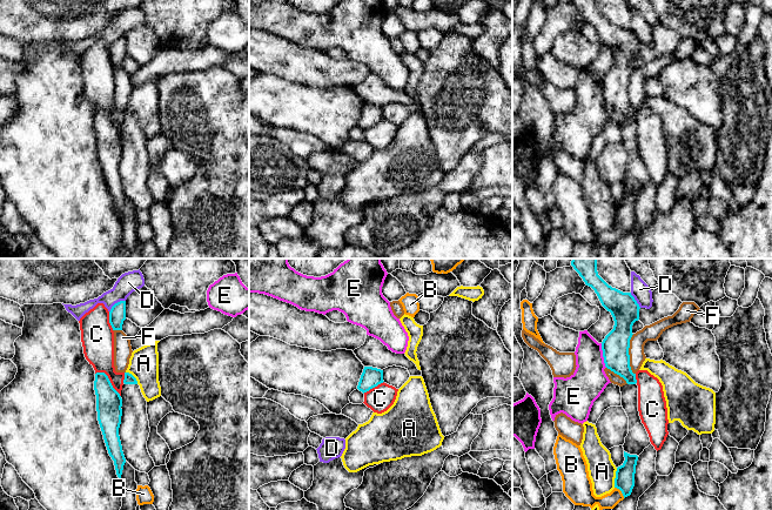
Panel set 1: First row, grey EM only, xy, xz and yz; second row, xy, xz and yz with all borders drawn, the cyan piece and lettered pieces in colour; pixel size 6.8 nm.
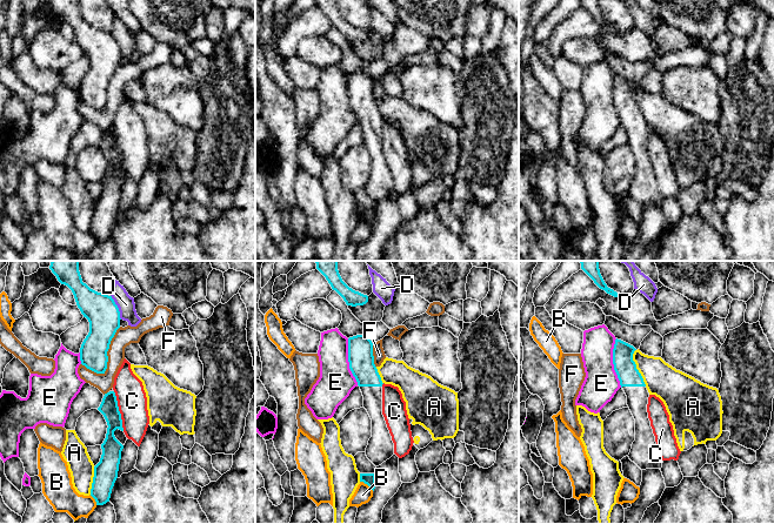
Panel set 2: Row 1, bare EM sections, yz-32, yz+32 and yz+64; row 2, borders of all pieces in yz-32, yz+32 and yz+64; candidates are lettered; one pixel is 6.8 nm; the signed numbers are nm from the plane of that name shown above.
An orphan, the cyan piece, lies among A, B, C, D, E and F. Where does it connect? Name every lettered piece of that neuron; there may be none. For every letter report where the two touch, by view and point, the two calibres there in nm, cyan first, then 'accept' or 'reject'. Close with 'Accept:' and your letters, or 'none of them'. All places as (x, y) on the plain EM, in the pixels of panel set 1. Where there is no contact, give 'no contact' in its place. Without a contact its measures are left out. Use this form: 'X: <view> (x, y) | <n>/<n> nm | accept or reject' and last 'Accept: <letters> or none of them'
A: yz (616, 214) | 140/190 nm | reject
B: yz (621, 227) | 140/130 nm | reject
C: xy (109, 118) | 180/200 nm | reject
D: xy (115, 40) | 110/140 nm | reject
E: yz (603, 92) | 180/240 nm | reject
F: yz (628, 91) | 180/110 nm | reject
Accept: none of them

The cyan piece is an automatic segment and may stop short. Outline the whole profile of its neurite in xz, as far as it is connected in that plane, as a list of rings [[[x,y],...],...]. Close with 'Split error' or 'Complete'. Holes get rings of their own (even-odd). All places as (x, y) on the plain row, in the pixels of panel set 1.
[[[392,102],[383,107],[364,103],[357,126],[364,130],[383,119],[400,126],[409,114],[410,110],[408,106],[402,103]]]. Split error

